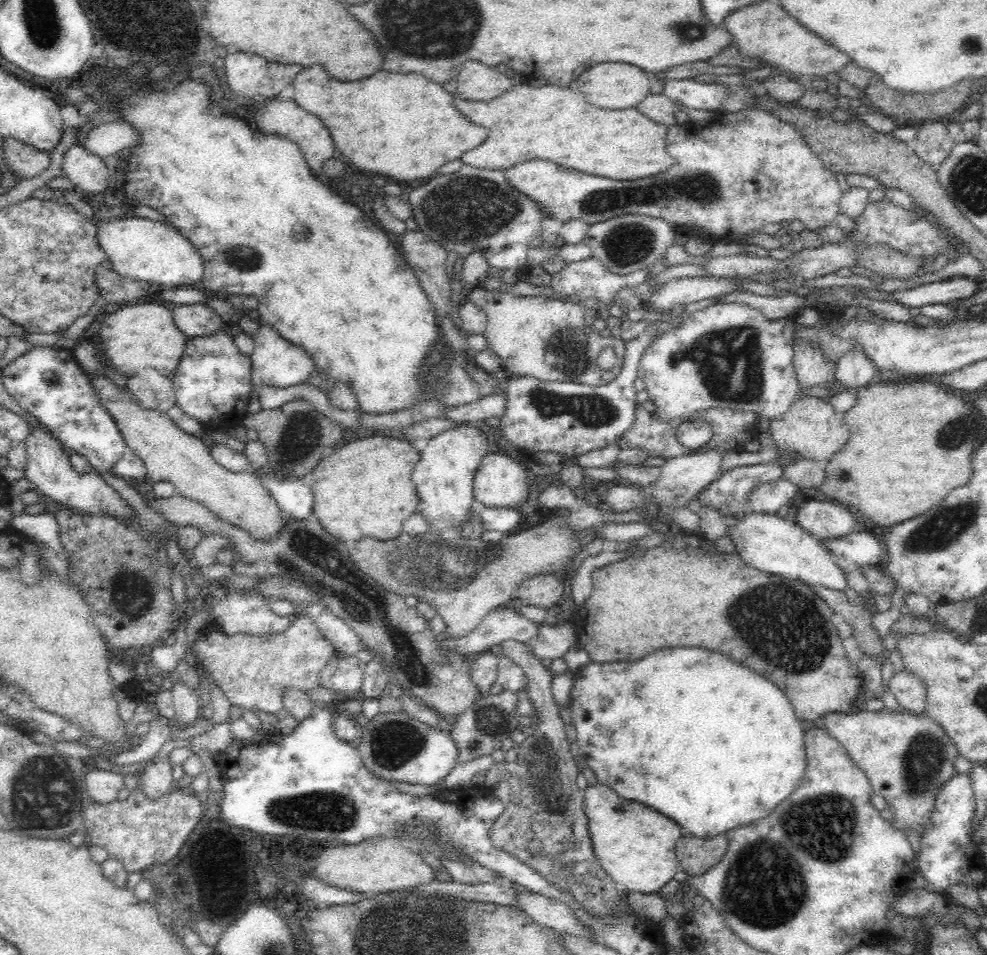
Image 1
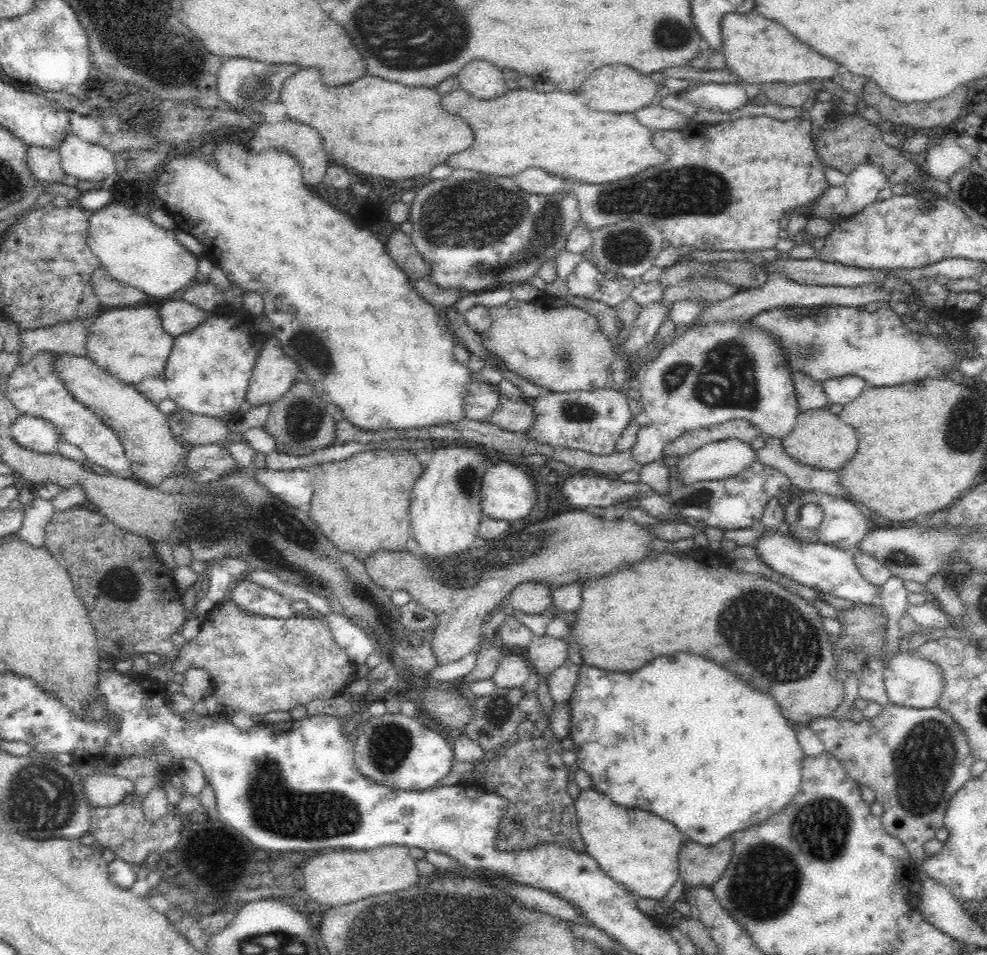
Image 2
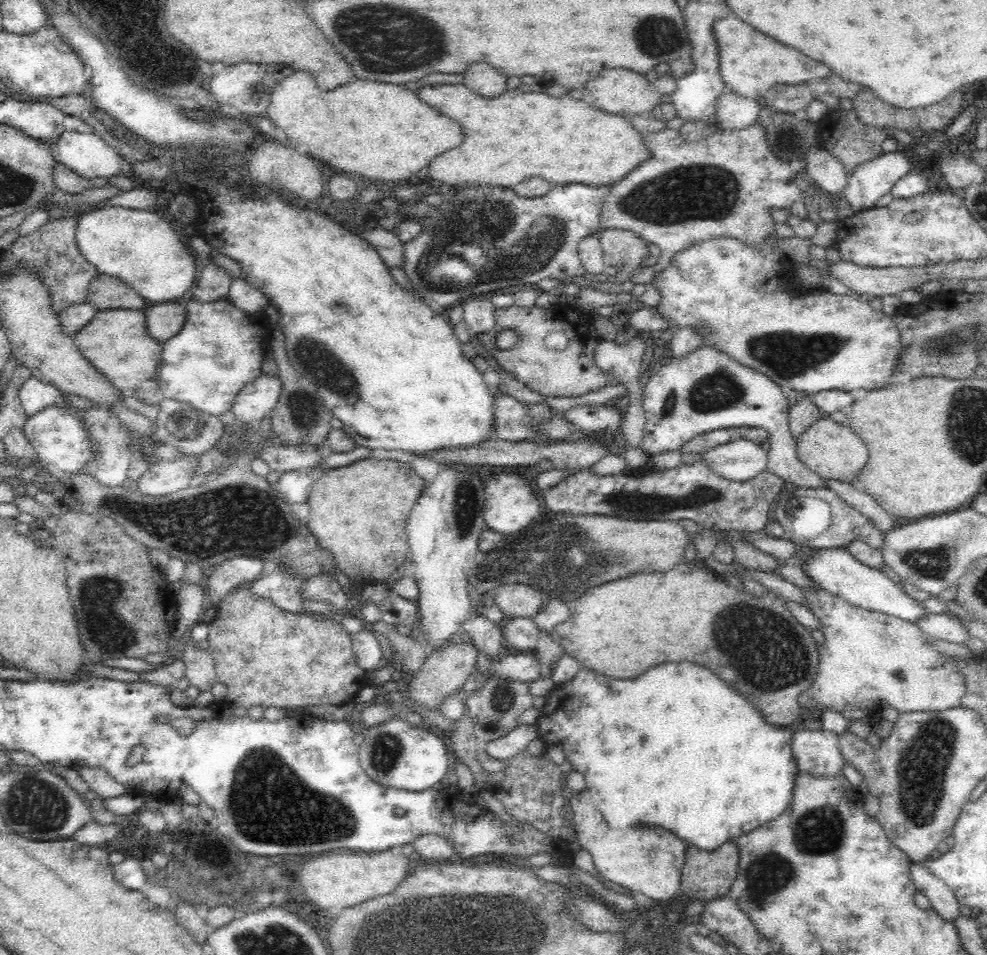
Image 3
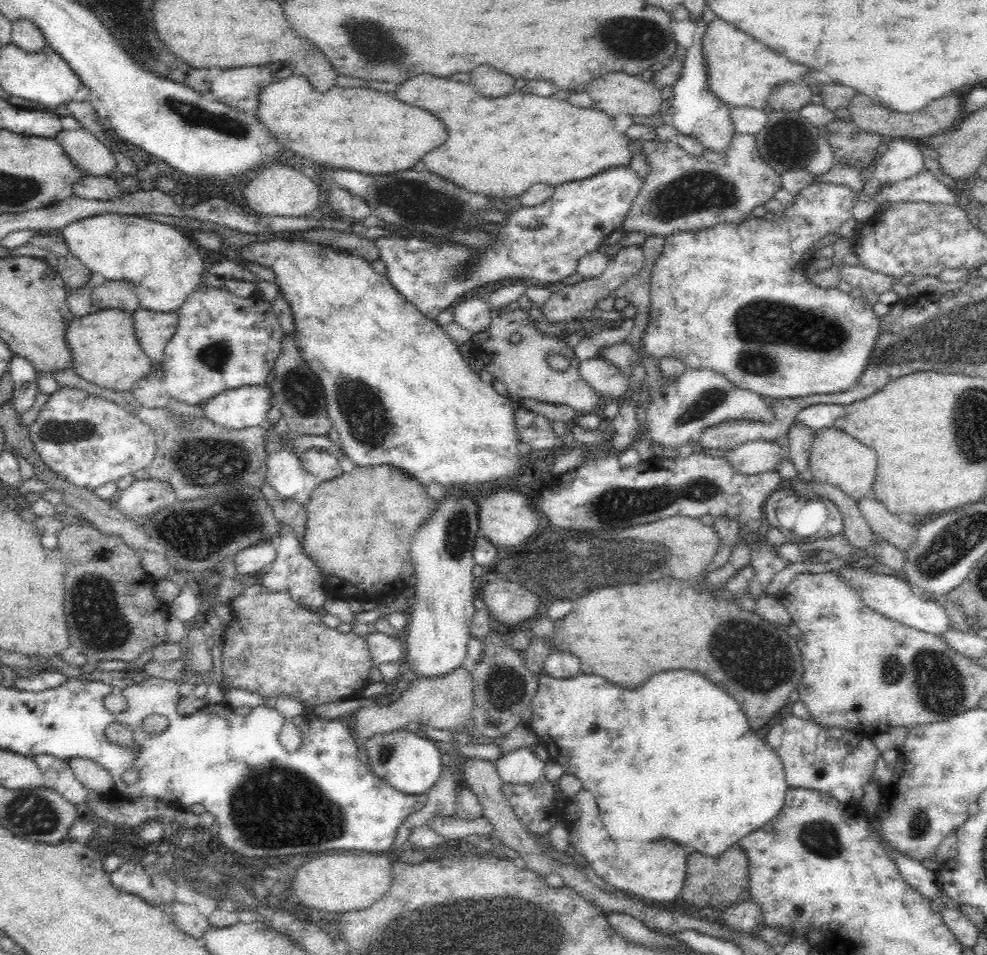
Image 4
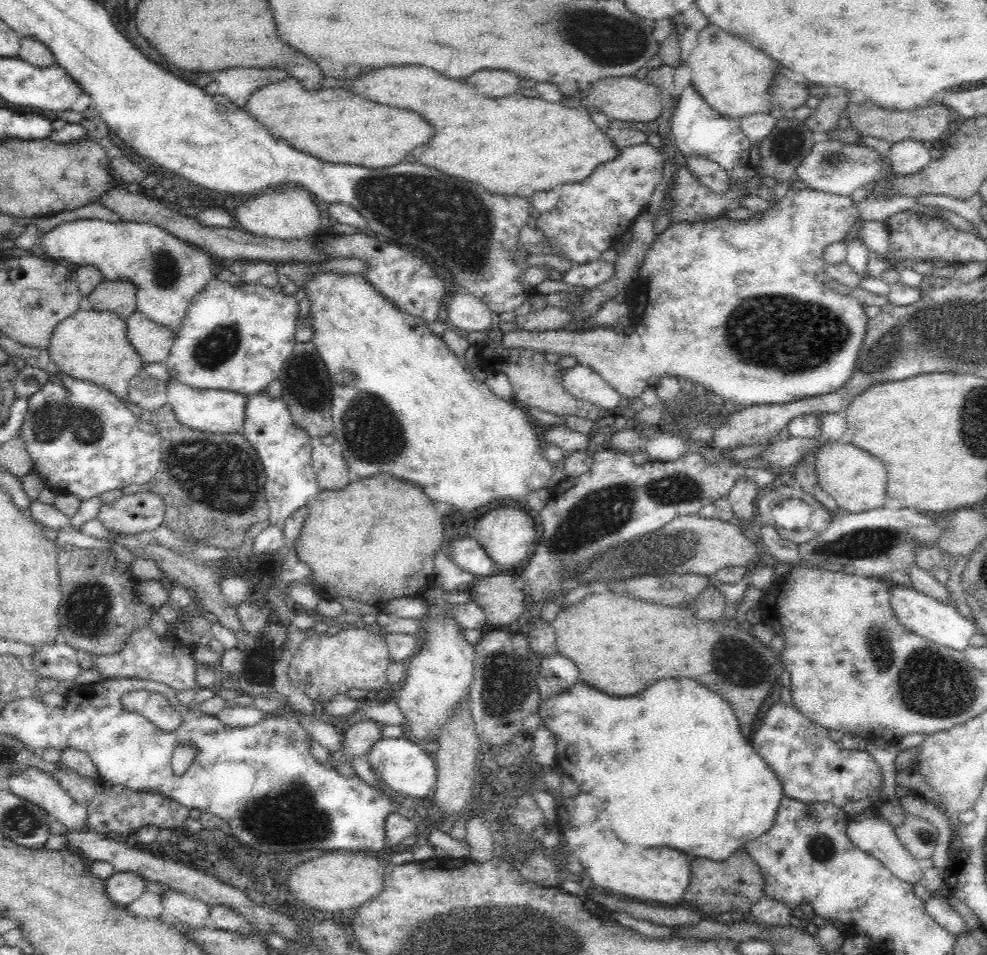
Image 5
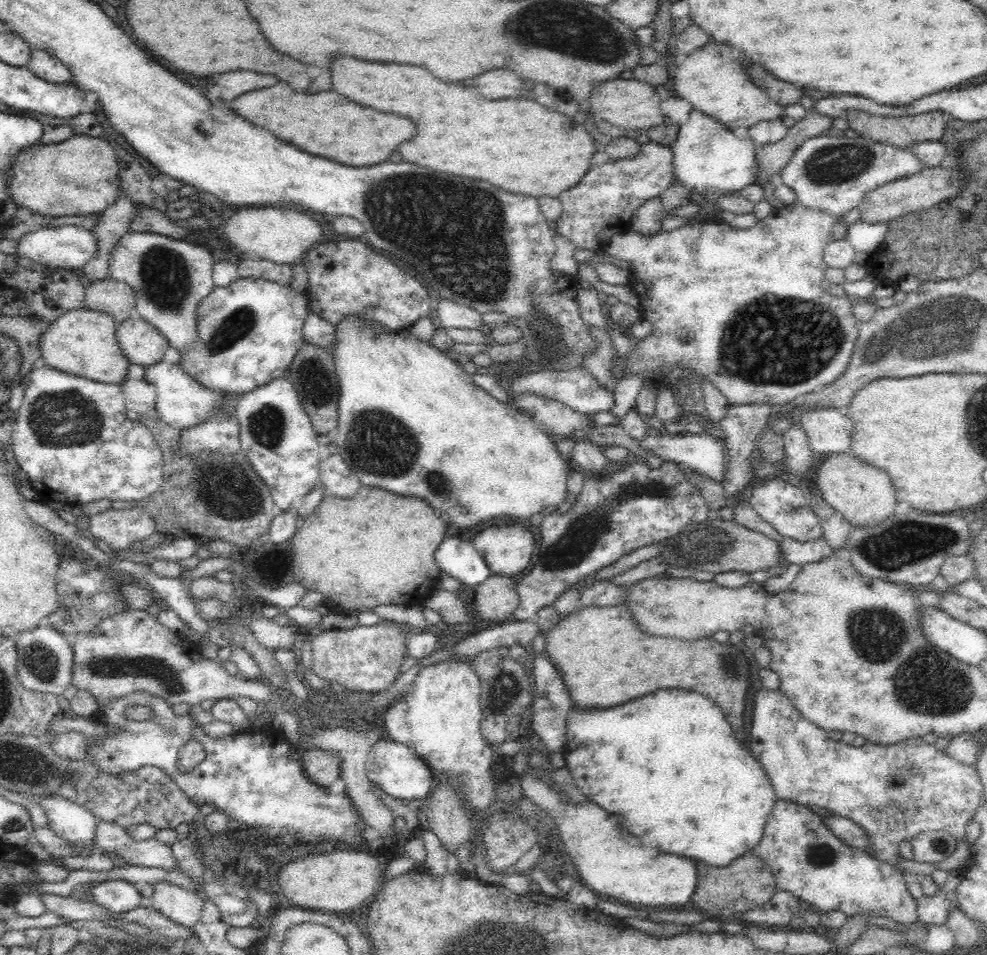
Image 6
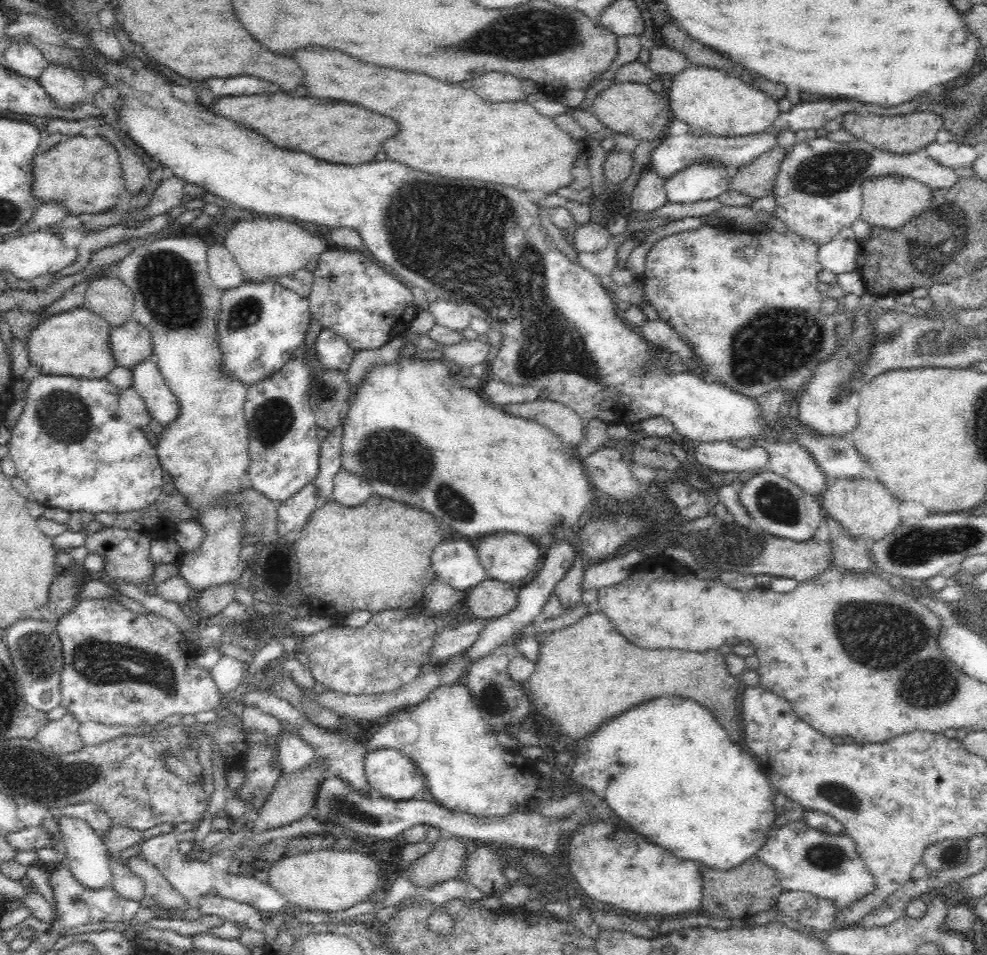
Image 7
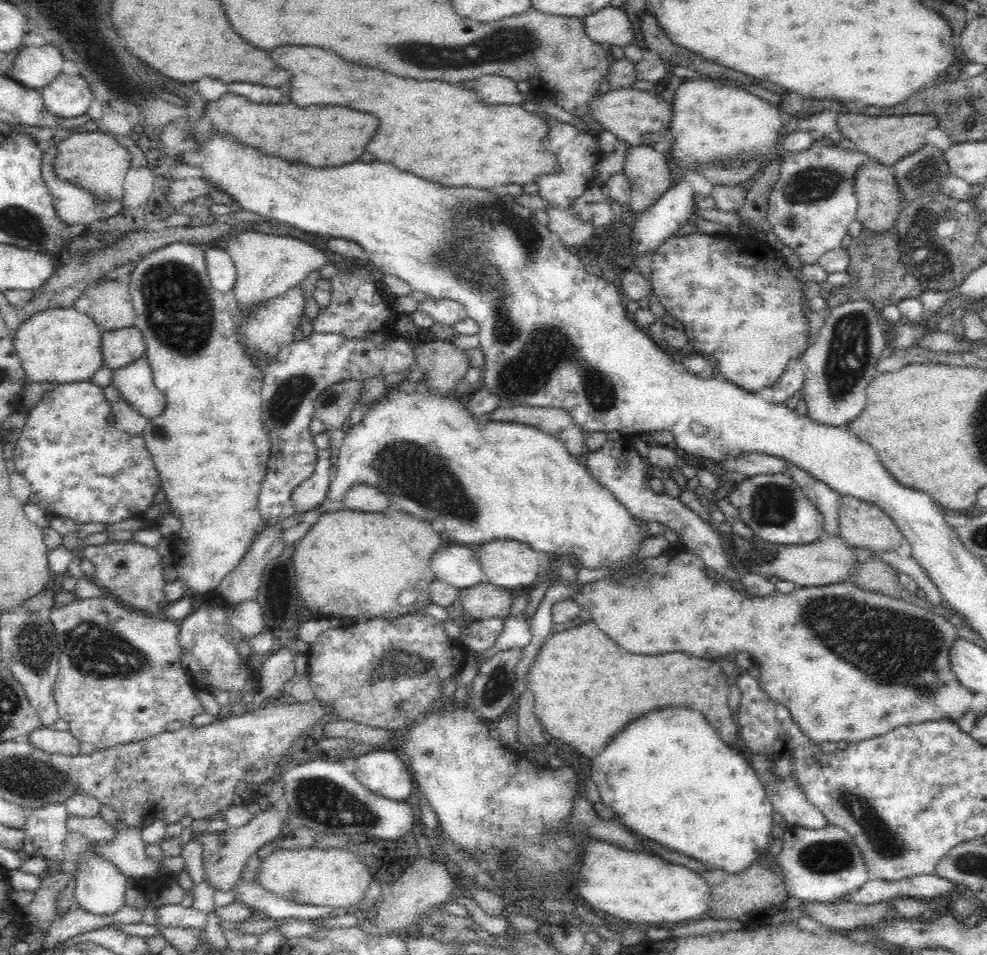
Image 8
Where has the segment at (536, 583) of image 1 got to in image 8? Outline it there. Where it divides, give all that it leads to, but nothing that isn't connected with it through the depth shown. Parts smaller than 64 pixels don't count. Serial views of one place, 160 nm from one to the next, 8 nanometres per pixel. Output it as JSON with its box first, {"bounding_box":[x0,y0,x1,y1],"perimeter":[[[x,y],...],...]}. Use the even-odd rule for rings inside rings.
{"bounding_box":[458,580,514,621],"perimeter":[[[484,580],[470,588],[459,589],[458,600],[469,621],[489,618],[504,619],[510,615],[512,595],[514,592],[510,589],[494,586]]]}

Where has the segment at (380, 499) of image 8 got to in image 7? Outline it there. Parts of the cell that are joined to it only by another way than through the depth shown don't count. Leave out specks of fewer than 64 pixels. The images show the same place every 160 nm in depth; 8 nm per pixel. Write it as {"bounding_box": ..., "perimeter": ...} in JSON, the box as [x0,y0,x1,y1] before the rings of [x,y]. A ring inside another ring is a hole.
{"bounding_box":[333,470,374,507],"perimeter":[[[340,470],[336,474],[333,498],[338,504],[347,507],[358,506],[367,501],[372,495],[374,495],[372,487],[360,476],[351,474],[346,470]]]}

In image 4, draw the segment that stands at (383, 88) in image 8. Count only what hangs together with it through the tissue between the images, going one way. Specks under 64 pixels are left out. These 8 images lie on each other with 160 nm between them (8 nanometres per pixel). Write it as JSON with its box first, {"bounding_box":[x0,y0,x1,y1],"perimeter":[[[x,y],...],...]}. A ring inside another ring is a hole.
{"bounding_box":[394,74,632,198],"perimeter":[[[420,74],[406,80],[398,86],[394,96],[404,104],[412,104],[432,112],[444,123],[446,130],[450,132],[450,142],[444,142],[440,148],[426,152],[422,162],[426,164],[426,170],[442,178],[452,176],[450,180],[468,192],[516,198],[520,194],[506,192],[526,192],[530,182],[546,182],[557,187],[558,184],[590,178],[598,172],[604,172],[606,168],[626,166],[630,162],[632,149],[629,147],[629,138],[614,129],[613,117],[592,106],[576,108],[558,98],[538,98],[520,92],[500,98],[486,98],[476,94],[470,82],[450,82],[446,78],[436,78],[430,74]]]}

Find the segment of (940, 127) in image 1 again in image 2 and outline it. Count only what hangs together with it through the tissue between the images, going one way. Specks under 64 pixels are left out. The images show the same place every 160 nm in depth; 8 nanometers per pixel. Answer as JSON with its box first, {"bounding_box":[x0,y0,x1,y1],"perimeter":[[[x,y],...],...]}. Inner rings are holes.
{"bounding_box":[924,135,971,182],"perimeter":[[[954,135],[938,136],[926,151],[924,169],[934,178],[948,182],[959,170],[971,165],[971,156],[957,143]]]}

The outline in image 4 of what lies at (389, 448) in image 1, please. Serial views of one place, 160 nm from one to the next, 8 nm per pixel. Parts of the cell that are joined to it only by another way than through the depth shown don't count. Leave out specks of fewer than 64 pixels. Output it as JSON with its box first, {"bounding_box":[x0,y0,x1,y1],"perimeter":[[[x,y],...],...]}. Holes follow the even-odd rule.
{"bounding_box":[301,464,437,602],"perimeter":[[[382,464],[370,468],[355,467],[350,474],[343,473],[336,480],[319,483],[304,506],[307,520],[304,526],[306,532],[301,546],[302,553],[318,565],[328,584],[356,586],[361,590],[356,595],[360,595],[361,598],[367,597],[367,602],[376,602],[378,590],[382,590],[382,586],[386,586],[386,596],[390,596],[402,592],[402,581],[411,580],[414,575],[413,564],[410,562],[412,540],[416,538],[416,529],[431,517],[437,504],[428,497],[425,486],[416,478],[400,468]]]}

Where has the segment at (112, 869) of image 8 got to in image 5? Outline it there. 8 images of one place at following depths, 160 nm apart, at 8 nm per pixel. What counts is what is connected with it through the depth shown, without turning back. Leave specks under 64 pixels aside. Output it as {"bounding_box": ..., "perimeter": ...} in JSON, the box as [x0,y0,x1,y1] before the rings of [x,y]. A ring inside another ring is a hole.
{"bounding_box":[8,768,90,831],"perimeter":[[[28,768],[24,772],[16,771],[8,782],[12,793],[44,809],[44,813],[64,825],[66,830],[86,831],[90,828],[87,808],[78,804],[52,775]]]}

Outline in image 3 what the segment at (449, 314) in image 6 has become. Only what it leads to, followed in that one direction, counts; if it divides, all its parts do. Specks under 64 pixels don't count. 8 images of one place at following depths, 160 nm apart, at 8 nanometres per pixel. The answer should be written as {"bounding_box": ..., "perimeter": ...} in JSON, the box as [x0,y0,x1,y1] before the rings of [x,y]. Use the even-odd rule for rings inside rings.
{"bounding_box":[461,296,495,335],"perimeter":[[[481,296],[464,301],[461,322],[472,335],[492,330],[495,325],[495,308],[490,298]]]}

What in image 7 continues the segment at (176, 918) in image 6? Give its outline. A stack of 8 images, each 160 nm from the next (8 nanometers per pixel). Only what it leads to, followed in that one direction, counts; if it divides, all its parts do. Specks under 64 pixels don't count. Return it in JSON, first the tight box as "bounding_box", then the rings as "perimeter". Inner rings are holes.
{"bounding_box":[126,854,201,922],"perimeter":[[[141,854],[129,857],[126,866],[138,876],[144,887],[146,895],[154,897],[157,909],[164,911],[180,910],[186,913],[185,920],[196,922],[201,918],[201,913],[195,904],[189,904],[172,886],[166,881],[155,864],[148,862]]]}

